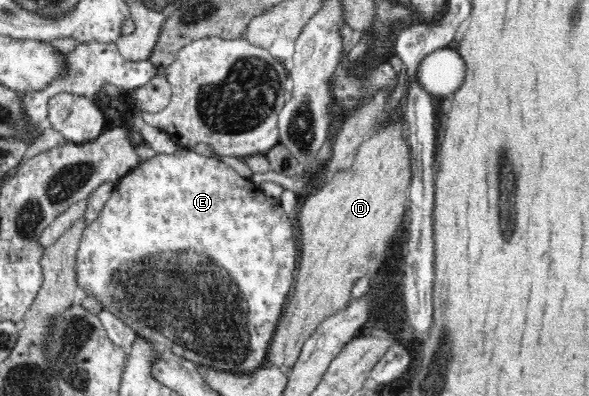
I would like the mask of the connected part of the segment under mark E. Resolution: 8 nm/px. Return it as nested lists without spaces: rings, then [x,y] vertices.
[[[181,146],[171,155],[159,153],[143,161],[141,167],[131,171],[121,179],[119,185],[114,186],[97,217],[91,223],[84,223],[73,268],[75,268],[77,287],[87,294],[95,295],[95,298],[103,303],[106,311],[121,319],[138,336],[147,338],[160,352],[169,351],[172,355],[193,361],[196,365],[217,367],[221,371],[249,372],[255,371],[257,367],[263,367],[263,363],[266,363],[265,353],[269,341],[273,339],[273,331],[277,329],[277,323],[281,320],[286,307],[285,301],[289,299],[295,267],[297,267],[297,240],[293,236],[293,226],[287,214],[277,206],[273,198],[265,195],[261,188],[216,158],[201,157],[197,152]]]

